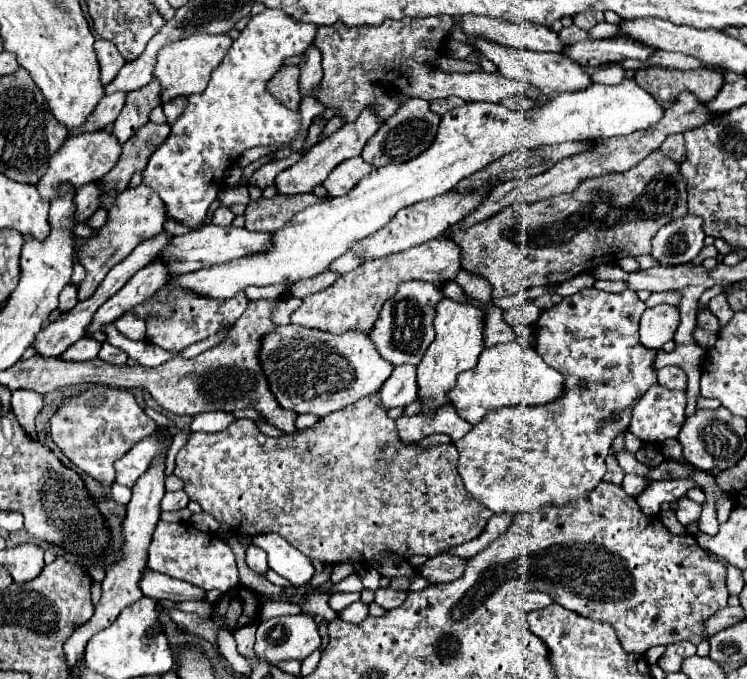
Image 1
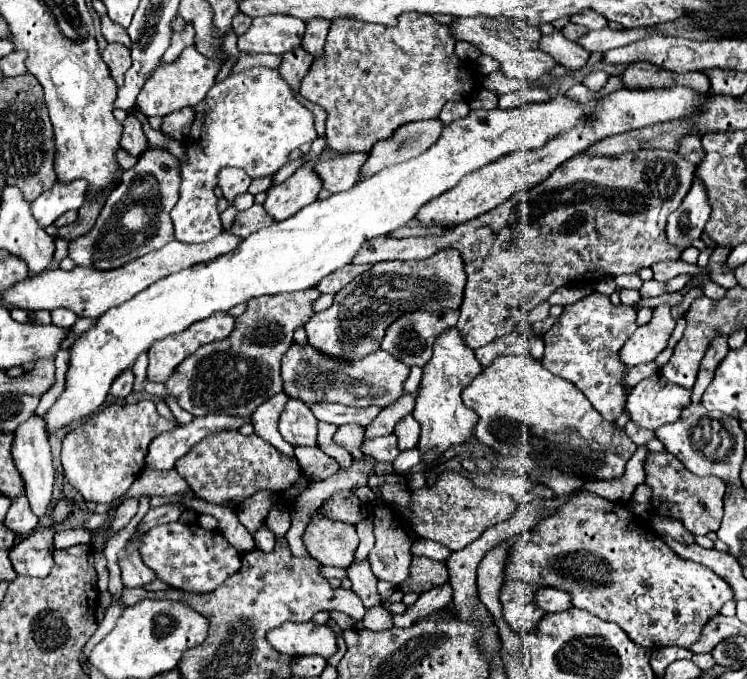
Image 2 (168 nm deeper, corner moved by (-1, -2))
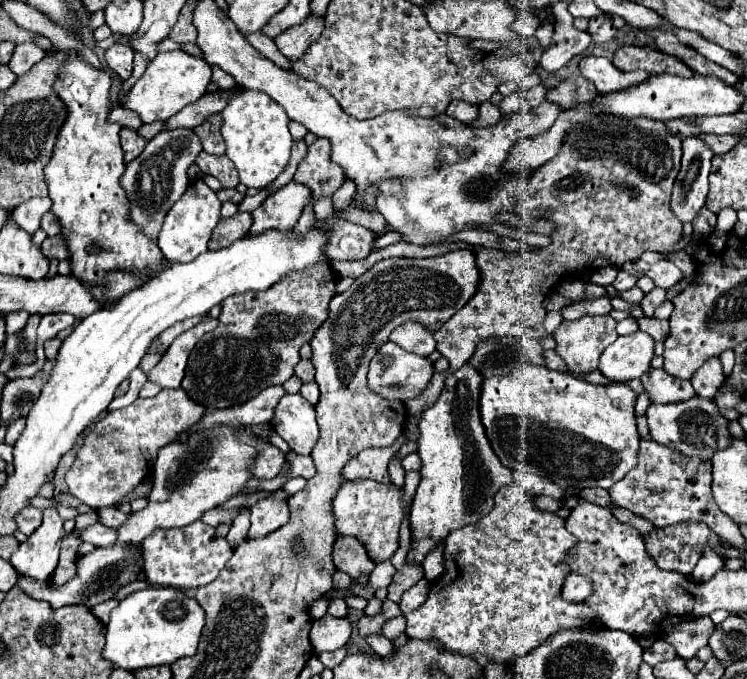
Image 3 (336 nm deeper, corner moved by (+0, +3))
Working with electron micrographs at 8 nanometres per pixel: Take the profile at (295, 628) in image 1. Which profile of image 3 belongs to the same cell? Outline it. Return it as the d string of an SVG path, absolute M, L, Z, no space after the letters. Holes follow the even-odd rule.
M334 616L314 620L310 630L310 642L316 652L338 650L350 640L350 636L352 636L352 624L346 618L334 618Z

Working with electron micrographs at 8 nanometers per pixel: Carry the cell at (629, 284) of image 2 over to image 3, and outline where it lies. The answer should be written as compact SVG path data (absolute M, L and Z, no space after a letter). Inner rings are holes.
M618 272L616 280L612 282L612 286L614 286L618 292L622 292L622 290L630 290L634 284L636 284L636 278L630 276L630 274L626 274L626 272Z

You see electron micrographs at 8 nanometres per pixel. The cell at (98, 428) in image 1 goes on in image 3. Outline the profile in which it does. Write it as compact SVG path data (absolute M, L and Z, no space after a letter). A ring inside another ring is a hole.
M166 388L154 398L138 398L128 408L108 412L86 436L74 466L66 474L70 494L94 510L120 504L152 472L158 450L194 426L204 412L206 408L190 400L182 388Z

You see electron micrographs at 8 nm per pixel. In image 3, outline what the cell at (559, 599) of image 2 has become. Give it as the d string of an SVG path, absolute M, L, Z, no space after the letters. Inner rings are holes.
M572 572L562 588L562 598L568 602L586 602L586 598L590 598L592 594L592 580Z

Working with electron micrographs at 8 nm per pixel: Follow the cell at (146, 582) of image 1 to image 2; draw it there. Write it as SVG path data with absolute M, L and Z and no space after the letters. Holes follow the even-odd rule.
M119 553L119 567L121 567L121 579L125 587L145 587L151 581L155 581L155 571L151 571L143 561L141 555L135 553Z

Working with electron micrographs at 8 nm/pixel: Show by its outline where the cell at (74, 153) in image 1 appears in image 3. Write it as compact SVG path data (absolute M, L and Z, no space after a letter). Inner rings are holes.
M30 198L28 202L12 210L12 220L18 228L26 230L28 234L34 234L40 228L40 218L50 210L50 206L50 198Z

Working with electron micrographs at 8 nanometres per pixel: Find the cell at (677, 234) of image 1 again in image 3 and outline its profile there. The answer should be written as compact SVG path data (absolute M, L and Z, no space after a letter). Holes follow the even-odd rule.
M698 136L682 140L682 166L672 190L672 212L680 222L692 222L706 202L712 156Z

